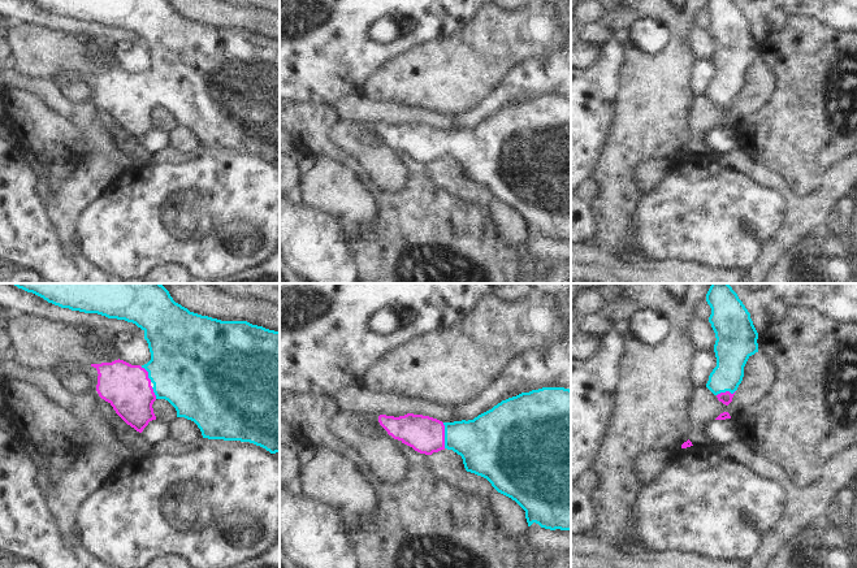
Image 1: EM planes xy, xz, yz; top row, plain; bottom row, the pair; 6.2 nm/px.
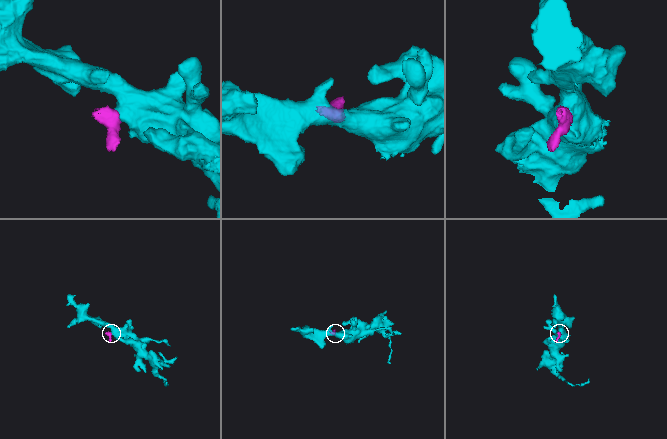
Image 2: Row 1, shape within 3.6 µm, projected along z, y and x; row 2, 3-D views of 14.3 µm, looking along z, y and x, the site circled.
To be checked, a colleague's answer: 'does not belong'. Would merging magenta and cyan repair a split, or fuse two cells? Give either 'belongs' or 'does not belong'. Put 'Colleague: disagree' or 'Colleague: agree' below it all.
belongs
Colleague: disagree

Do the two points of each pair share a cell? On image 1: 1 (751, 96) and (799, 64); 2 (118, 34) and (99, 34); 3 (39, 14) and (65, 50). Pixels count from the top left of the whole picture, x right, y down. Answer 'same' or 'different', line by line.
1: different
2: same
3: different

